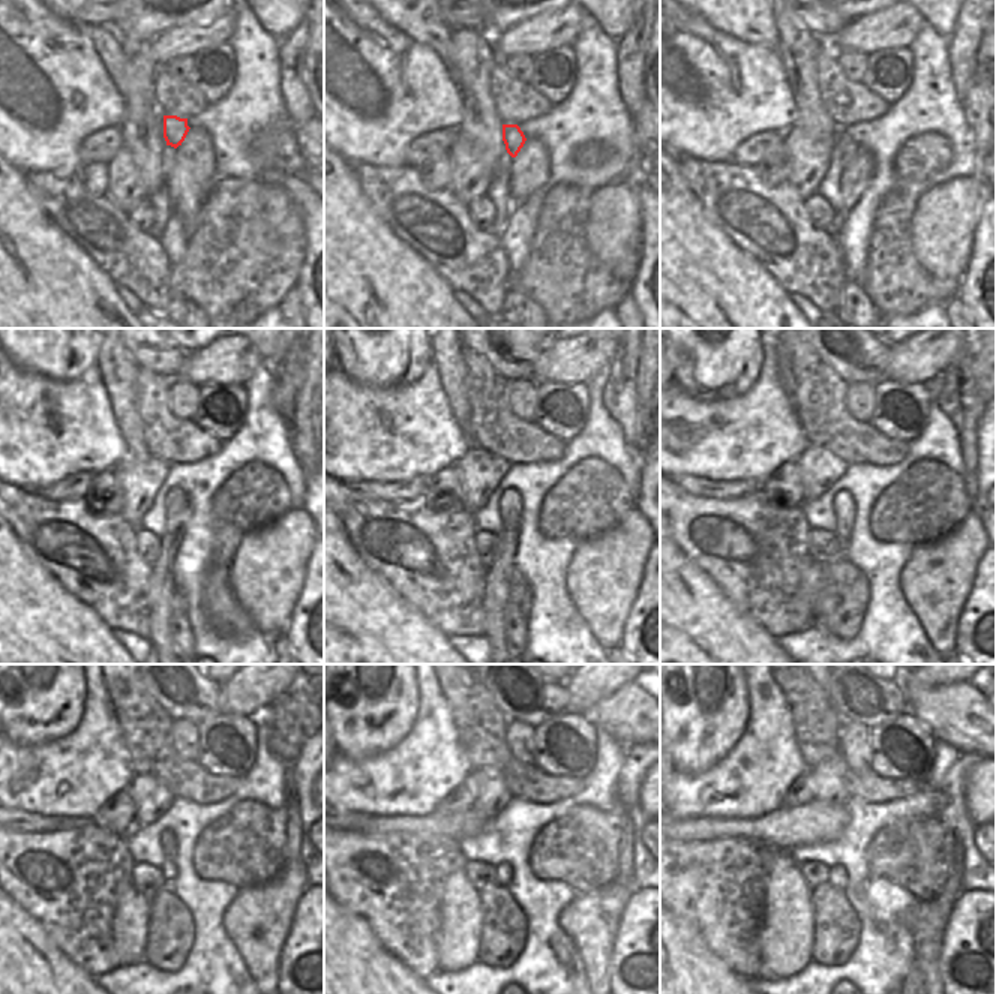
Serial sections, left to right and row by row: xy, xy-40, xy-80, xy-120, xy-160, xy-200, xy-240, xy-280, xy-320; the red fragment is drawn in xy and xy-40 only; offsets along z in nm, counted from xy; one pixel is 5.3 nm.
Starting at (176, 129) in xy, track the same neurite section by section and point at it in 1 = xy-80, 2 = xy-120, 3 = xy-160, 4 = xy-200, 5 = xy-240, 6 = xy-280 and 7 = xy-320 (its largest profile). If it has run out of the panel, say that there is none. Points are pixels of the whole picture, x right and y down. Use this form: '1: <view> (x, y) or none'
1: xy-80 (848, 146)
2: xy-120 (176, 499)
3: xy-160 (510, 504)
4: xy-200 (843, 504)
5: xy-240 (168, 843)
6: xy-280 (503, 870)
7: xy-320 (837, 874)

